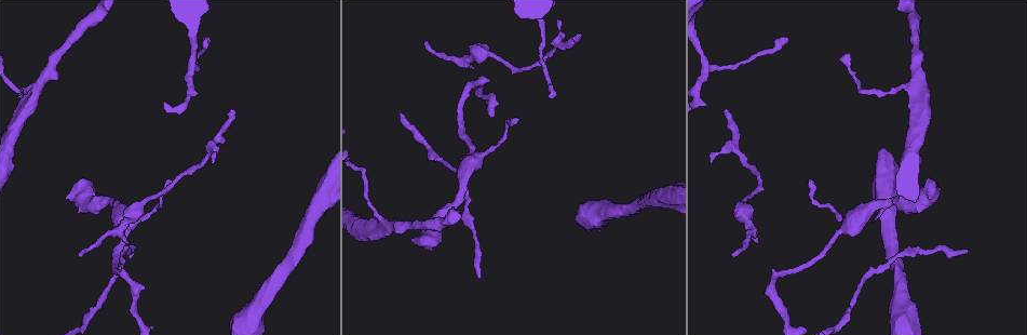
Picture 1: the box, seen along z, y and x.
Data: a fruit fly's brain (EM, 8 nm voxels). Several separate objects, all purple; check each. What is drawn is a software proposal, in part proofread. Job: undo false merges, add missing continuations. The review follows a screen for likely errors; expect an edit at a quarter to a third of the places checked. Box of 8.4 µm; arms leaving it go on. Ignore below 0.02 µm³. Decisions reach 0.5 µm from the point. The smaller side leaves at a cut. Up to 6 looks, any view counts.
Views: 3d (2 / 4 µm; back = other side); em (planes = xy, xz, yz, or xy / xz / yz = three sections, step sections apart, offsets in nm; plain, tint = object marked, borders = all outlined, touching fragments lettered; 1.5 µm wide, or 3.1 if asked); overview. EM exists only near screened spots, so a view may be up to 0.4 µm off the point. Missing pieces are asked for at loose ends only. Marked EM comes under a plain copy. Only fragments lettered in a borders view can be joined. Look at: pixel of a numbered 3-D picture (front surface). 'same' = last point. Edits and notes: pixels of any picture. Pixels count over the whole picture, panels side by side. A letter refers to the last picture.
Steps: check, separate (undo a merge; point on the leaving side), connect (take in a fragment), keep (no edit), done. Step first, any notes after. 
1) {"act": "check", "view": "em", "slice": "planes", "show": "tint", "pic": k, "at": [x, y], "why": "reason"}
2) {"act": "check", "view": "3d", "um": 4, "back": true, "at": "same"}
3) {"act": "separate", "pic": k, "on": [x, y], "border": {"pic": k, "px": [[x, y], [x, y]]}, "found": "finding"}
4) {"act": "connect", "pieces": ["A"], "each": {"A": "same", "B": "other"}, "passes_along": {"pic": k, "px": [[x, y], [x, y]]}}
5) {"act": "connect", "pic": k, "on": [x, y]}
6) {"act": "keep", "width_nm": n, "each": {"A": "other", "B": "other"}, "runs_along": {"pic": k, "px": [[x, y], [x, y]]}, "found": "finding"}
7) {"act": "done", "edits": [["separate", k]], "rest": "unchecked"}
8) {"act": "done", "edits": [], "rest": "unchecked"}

{"act": "check", "view": "3d", "um": 2, "pic": 1, "at": [928, 181], "why": "thick end"}

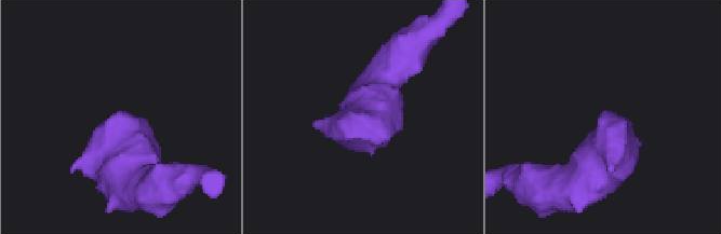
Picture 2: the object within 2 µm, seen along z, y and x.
{"act": "check", "view": "em", "slice": "planes", "show": "borders", "pic": 2, "at": [112, 113]}

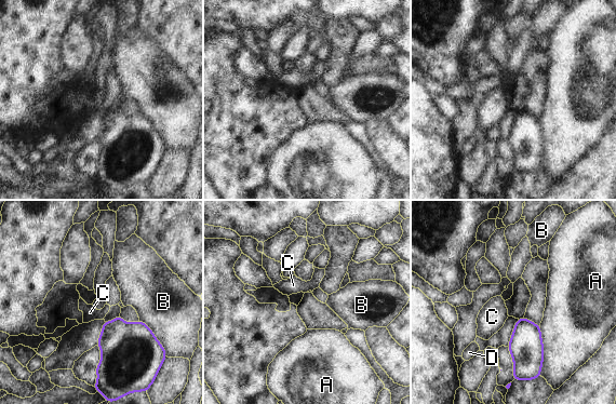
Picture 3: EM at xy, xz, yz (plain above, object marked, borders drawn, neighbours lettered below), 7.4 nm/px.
{"act": "keep", "longest_contact_nm": ["A", 340], "each": {"A": "other", "B": "other", "C": "other", "D": "other"}, "found": "no lettered fragment goes on from it"}

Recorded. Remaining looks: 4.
{"act": "check", "view": "3d", "um": 2, "pic": 1, "at": [733, 255], "why": "branch stops here"}

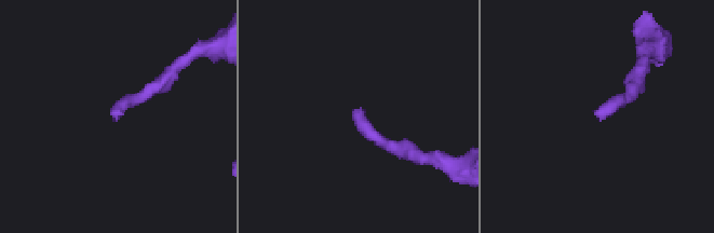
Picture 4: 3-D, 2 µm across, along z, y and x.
{"act": "check", "view": "em", "slice": "planes", "show": "borders", "pic": 4, "at": [115, 113]}

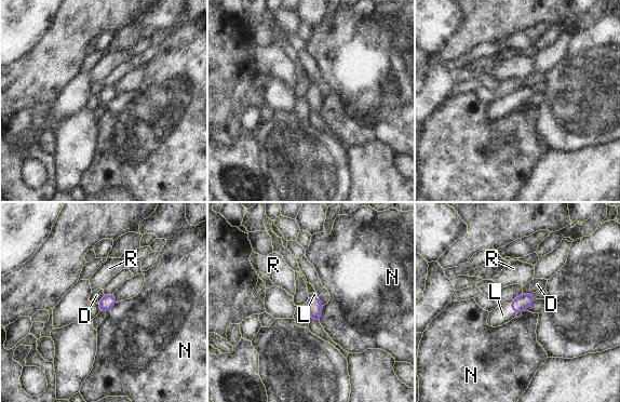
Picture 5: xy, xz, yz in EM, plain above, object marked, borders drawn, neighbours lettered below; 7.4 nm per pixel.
{"act": "connect", "pieces": ["L"], "each": {"D": "other", "L": "same", "N": "other", "R": "other"}, "found": "the cell continues"}

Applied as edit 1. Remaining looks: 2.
{"act": "check", "view": "overview", "why": "redraw"}

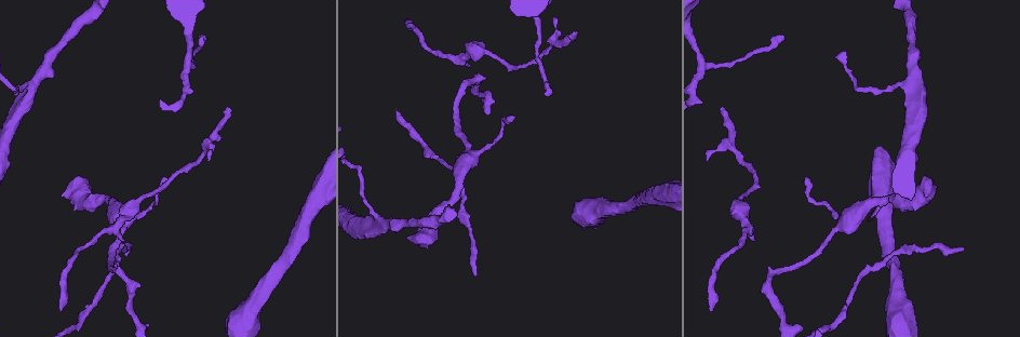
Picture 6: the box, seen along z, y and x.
{"act": "check", "view": "em", "slice": "planes", "show": "borders", "pic": 6, "at": [198, 37], "why": "thin end"}

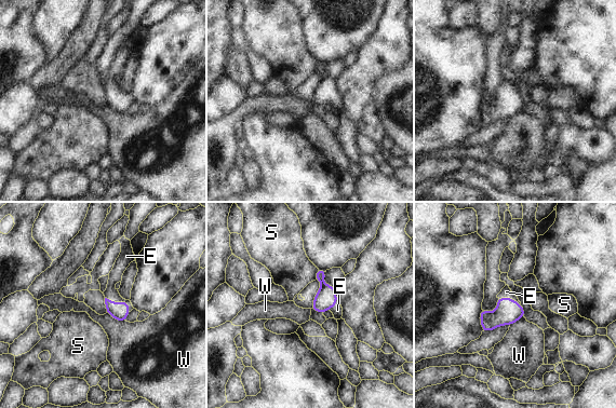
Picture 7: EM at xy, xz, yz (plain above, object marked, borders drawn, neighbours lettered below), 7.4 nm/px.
{"act": "connect", "pieces": ["E"], "longest_contact_nm": ["E", 220], "each": {"E": "same", "S": "other", "W": "other"}, "found": "the cell continues"}

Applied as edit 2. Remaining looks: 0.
{"act": "done", "edits": [["connect", 5], ["connect", 7]], "rest": "unchecked"}

